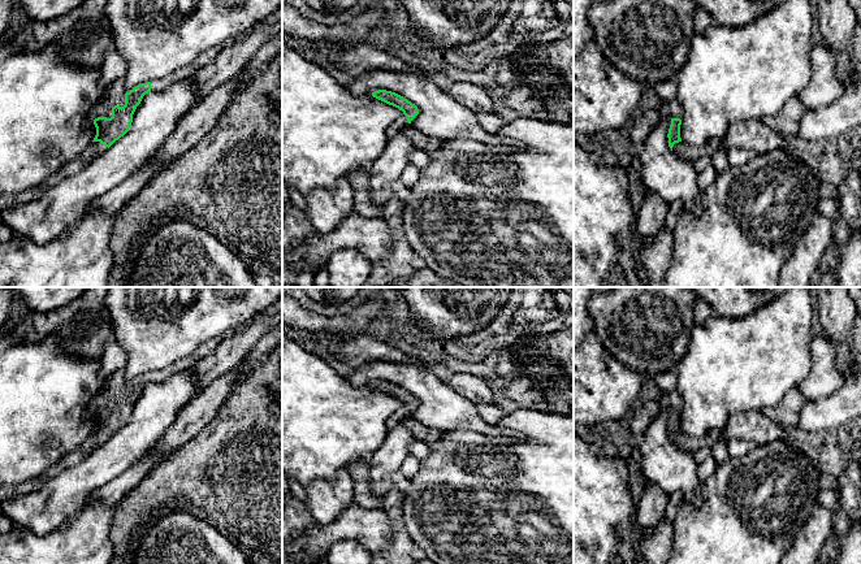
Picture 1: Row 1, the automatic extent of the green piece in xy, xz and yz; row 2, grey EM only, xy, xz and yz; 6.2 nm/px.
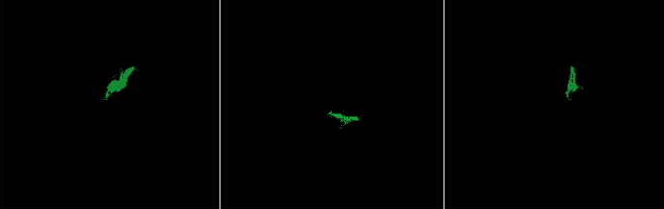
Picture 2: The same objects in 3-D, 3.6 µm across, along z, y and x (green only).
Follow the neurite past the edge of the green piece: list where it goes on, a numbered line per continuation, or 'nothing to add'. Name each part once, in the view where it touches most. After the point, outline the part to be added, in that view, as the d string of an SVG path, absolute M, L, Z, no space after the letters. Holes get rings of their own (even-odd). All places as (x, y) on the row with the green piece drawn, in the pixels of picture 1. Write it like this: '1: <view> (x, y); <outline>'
1: xy (115, 94); M118 78L111 84L107 86L104 96L95 104L92 110L88 113L90 120L95 120L98 117L112 117L112 108L114 105L124 107L125 105L125 79Z
2: xy (95, 148); M100 142L90 143L79 155L68 161L59 172L42 183L38 191L46 191L47 188L60 183L65 177L81 172L88 162L91 162L96 156L104 153L107 149L108 147Z

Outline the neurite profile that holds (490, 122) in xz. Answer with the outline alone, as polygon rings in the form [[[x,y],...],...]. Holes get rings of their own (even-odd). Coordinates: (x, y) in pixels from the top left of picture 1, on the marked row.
[[[477,113],[477,122],[489,133],[498,133],[503,126],[507,125],[505,120],[498,117],[496,113]]]

